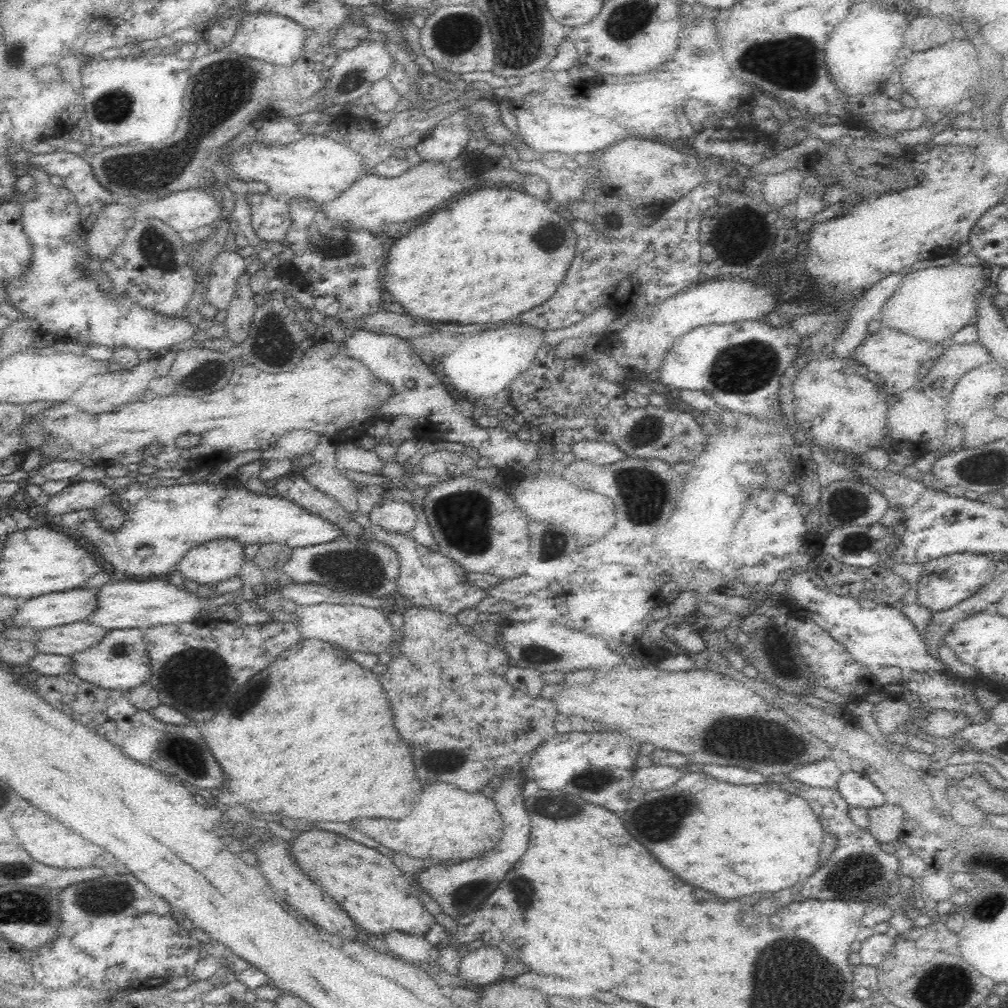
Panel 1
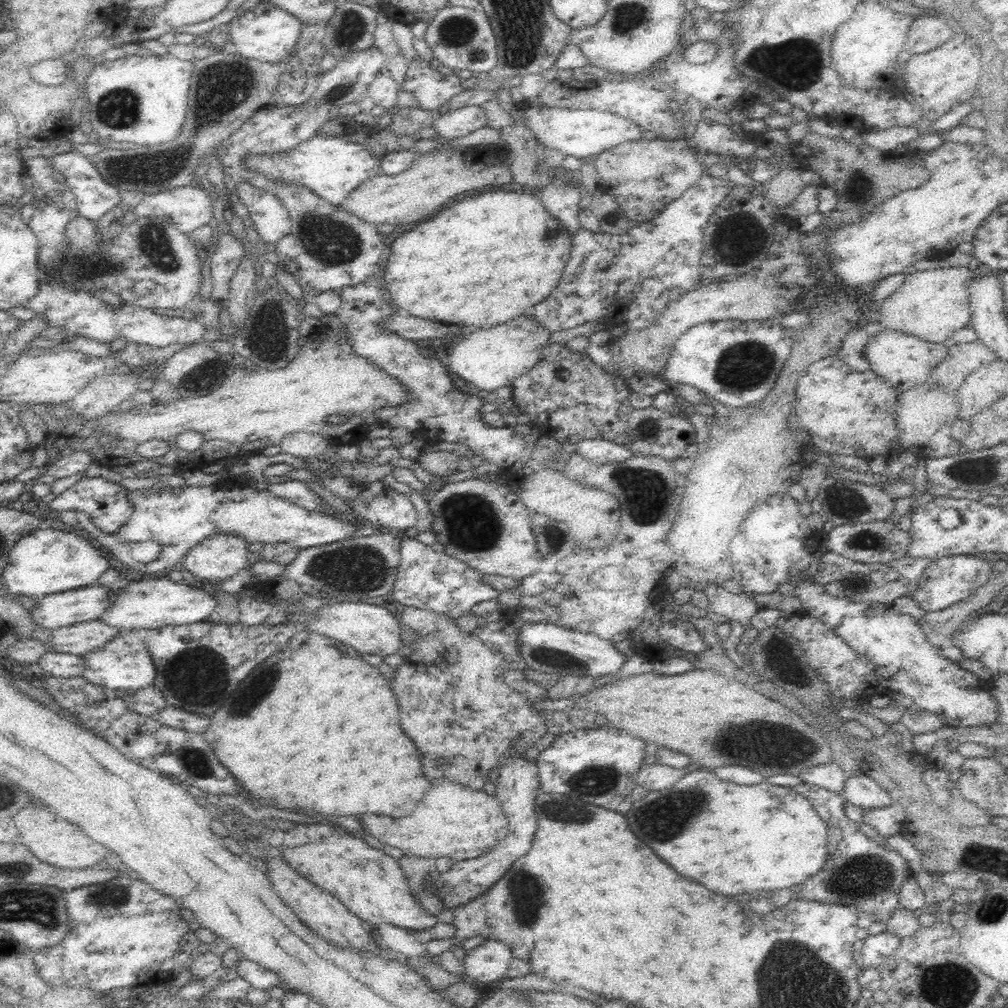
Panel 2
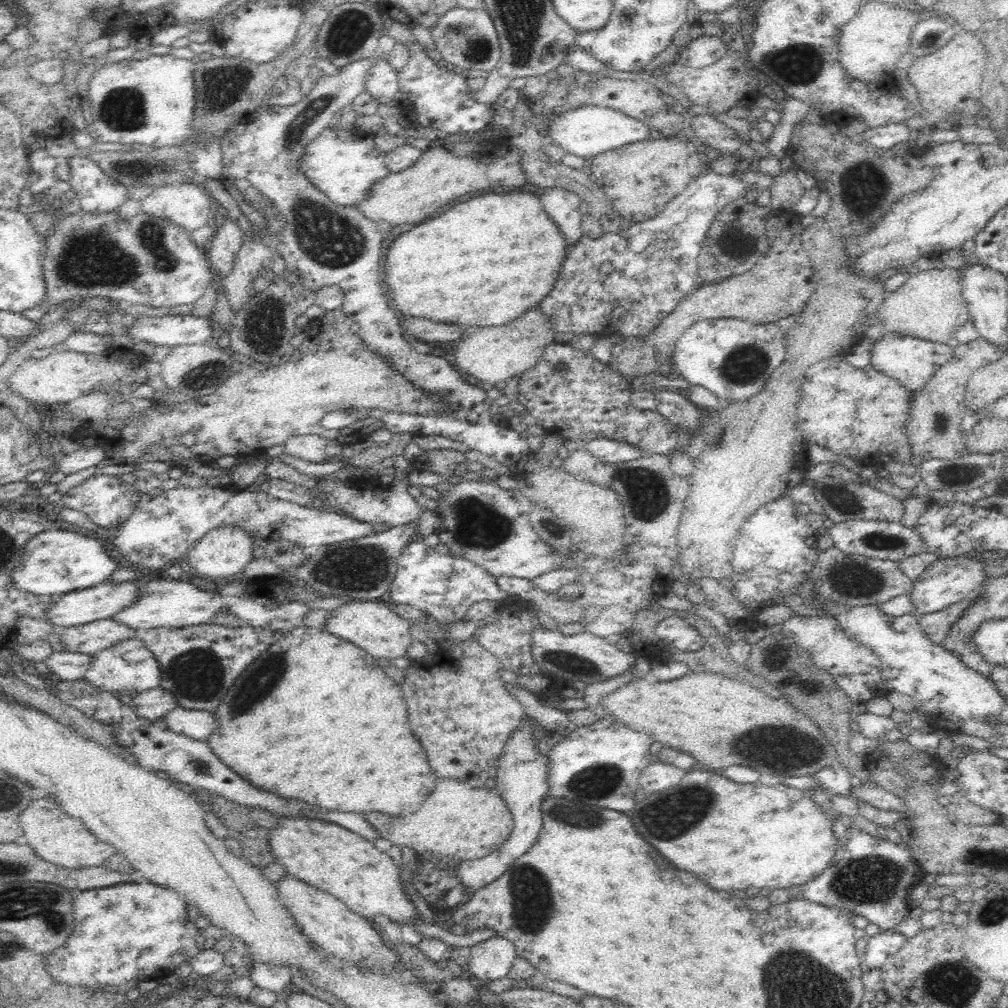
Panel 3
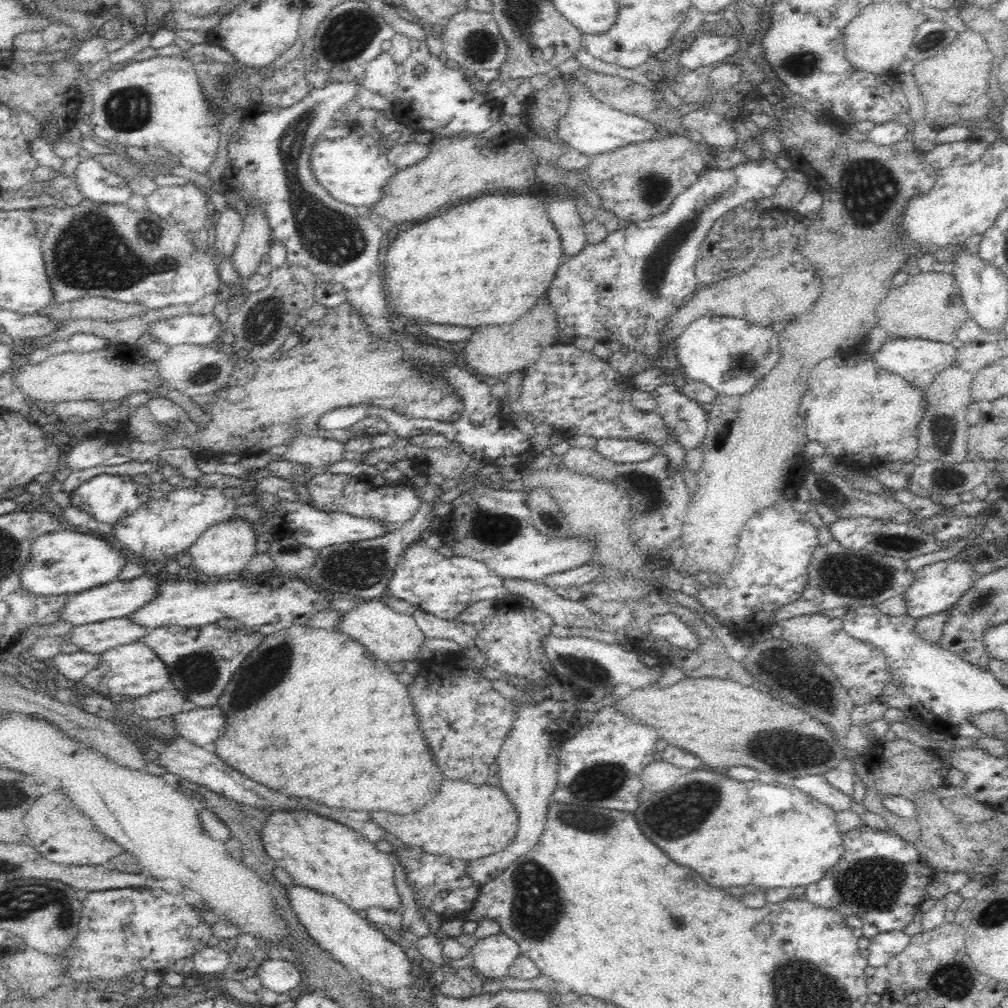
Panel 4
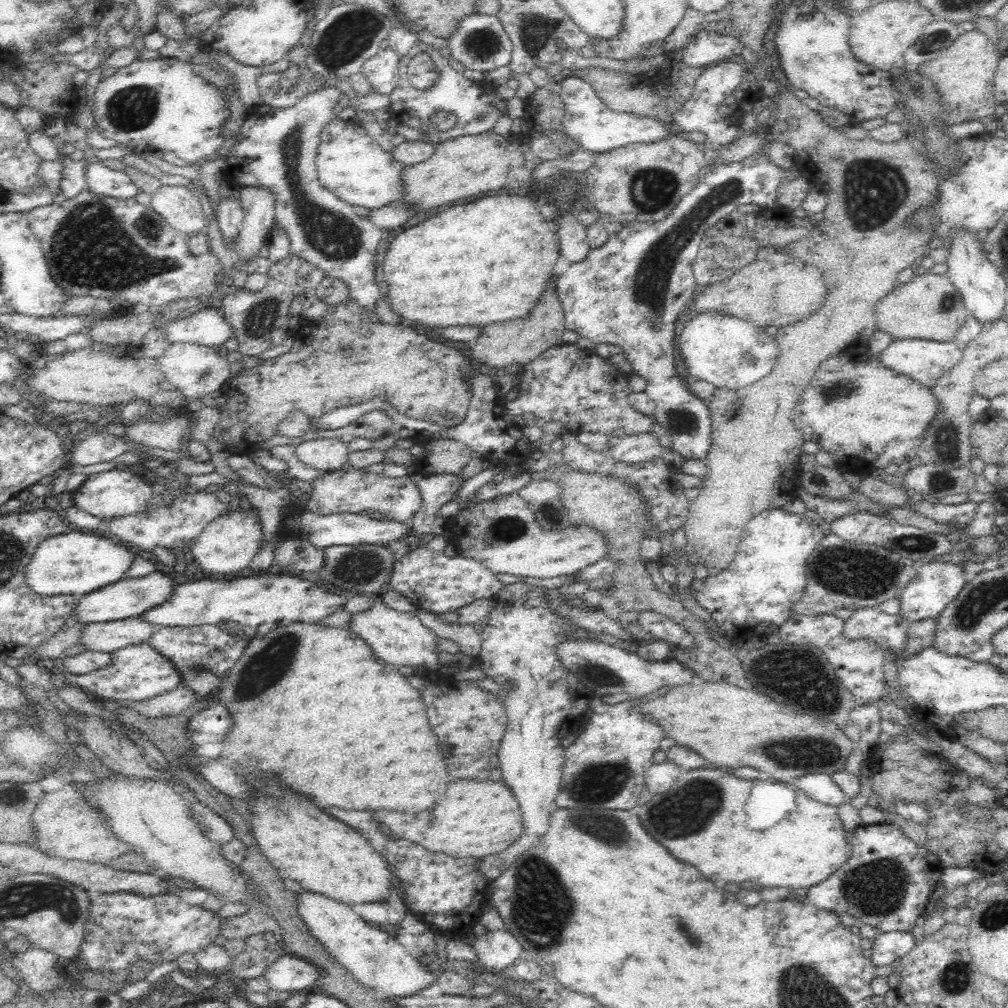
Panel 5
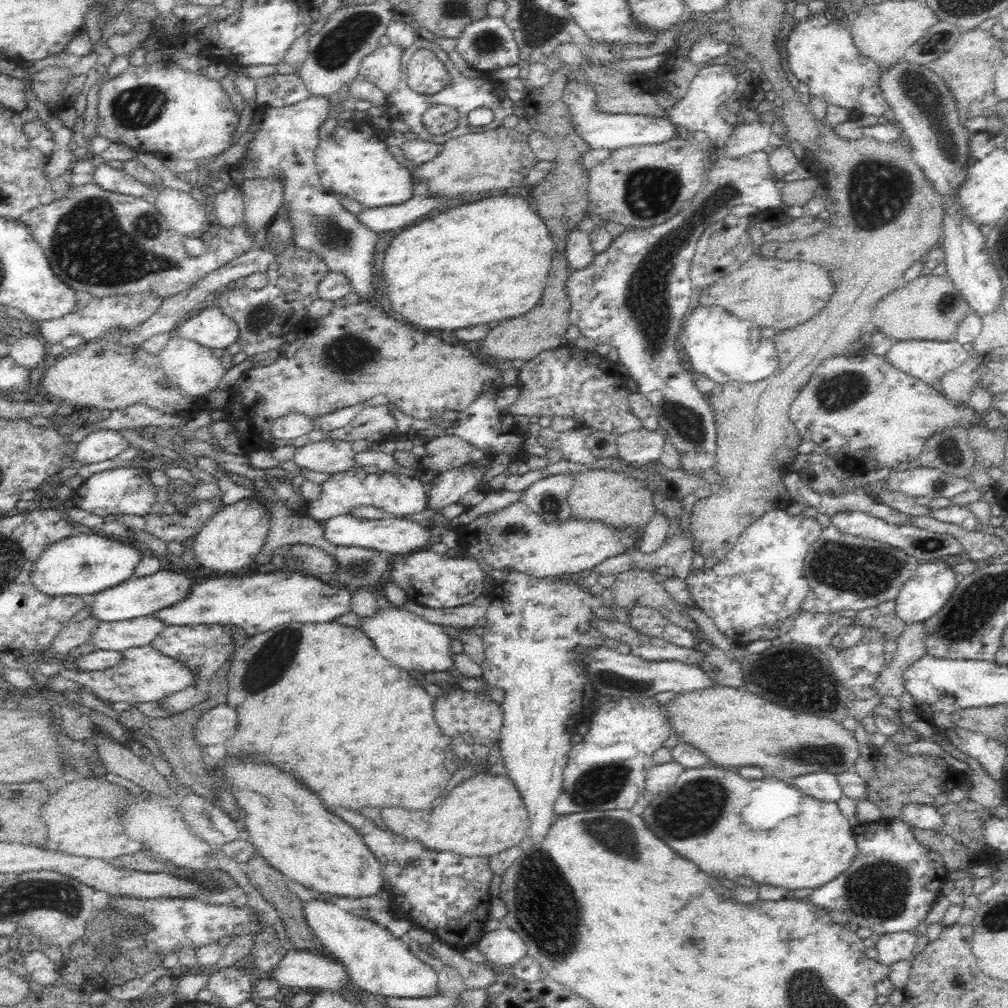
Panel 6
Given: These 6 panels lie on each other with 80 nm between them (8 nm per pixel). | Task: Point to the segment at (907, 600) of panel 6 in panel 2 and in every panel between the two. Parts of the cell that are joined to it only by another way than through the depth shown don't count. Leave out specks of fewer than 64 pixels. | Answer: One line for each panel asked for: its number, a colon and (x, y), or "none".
2: (946, 581)
3: (947, 580)
4: (936, 588)
5: (937, 584)

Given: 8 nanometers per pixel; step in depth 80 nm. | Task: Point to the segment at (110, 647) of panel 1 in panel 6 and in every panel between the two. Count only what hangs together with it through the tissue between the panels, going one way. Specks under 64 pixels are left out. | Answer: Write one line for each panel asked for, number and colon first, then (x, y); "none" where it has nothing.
2: (124, 662)
3: (128, 666)
4: (134, 669)
5: (137, 673)
6: (144, 674)

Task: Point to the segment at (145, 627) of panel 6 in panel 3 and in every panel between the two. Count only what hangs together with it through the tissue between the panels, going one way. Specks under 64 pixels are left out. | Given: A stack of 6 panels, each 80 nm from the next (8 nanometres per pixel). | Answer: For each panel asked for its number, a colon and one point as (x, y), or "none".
3: (90, 638)
4: (96, 638)
5: (110, 636)

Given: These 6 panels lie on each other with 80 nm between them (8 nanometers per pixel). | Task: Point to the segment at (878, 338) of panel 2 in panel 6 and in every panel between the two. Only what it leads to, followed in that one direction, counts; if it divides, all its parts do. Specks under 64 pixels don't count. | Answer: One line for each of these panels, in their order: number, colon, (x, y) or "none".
3: (915, 361)
4: (918, 361)
5: (924, 360)
6: (929, 360)

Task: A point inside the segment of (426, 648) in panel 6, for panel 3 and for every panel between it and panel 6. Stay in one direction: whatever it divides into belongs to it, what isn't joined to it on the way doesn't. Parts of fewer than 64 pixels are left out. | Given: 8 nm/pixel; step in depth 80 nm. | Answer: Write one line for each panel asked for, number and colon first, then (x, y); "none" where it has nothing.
3: (369, 625)
4: (390, 636)
5: (398, 638)

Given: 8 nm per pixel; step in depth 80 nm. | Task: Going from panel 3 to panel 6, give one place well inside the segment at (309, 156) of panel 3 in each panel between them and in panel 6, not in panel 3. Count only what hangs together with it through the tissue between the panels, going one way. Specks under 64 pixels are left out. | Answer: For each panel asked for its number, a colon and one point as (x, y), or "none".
4: (357, 177)
5: (361, 174)
6: (365, 171)

